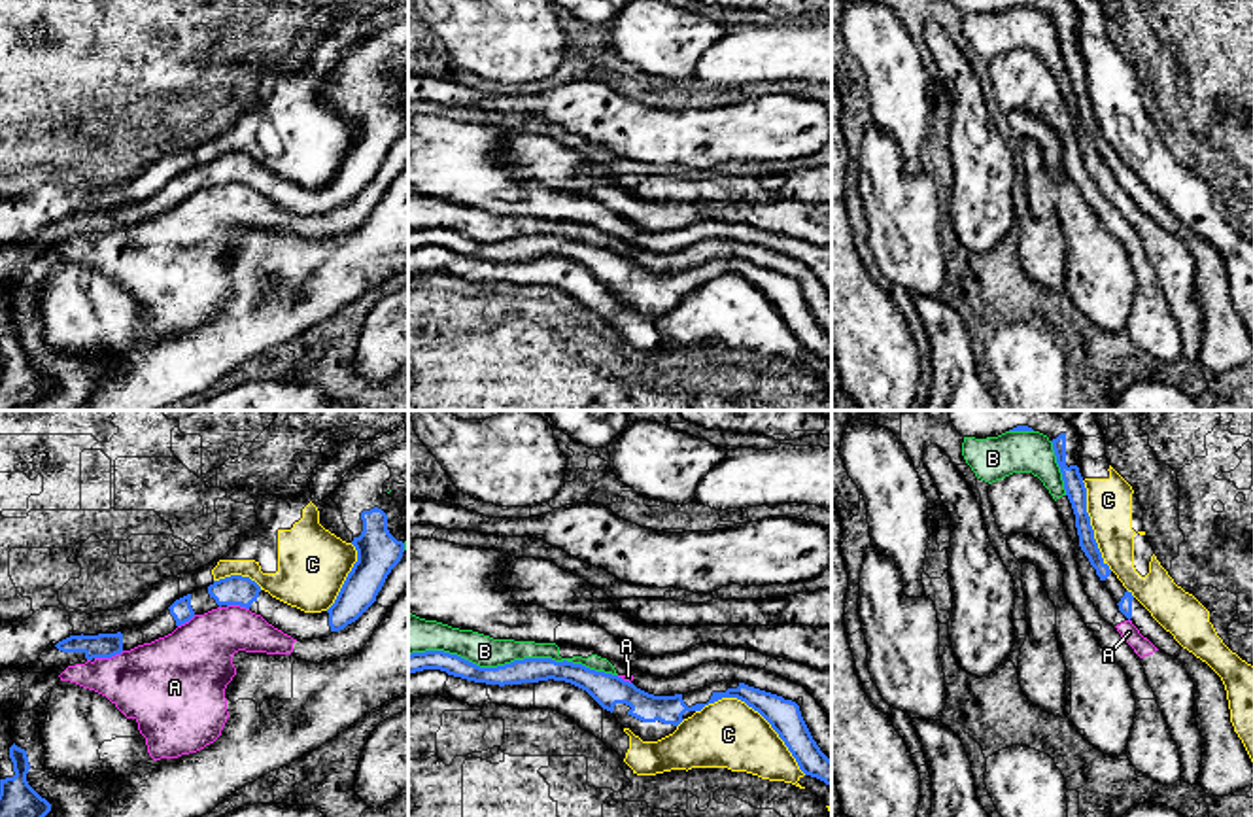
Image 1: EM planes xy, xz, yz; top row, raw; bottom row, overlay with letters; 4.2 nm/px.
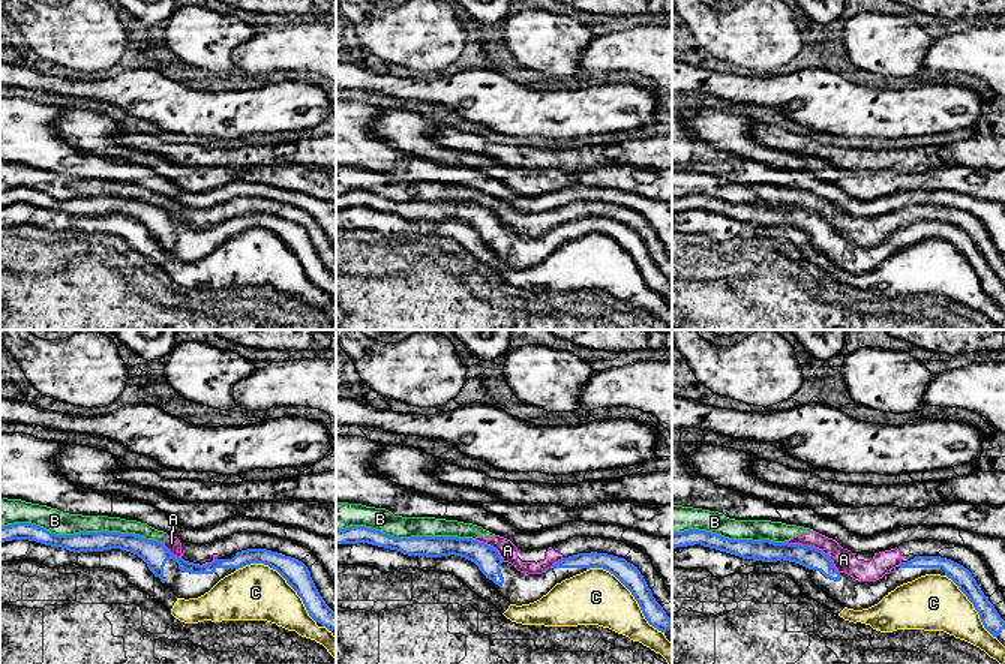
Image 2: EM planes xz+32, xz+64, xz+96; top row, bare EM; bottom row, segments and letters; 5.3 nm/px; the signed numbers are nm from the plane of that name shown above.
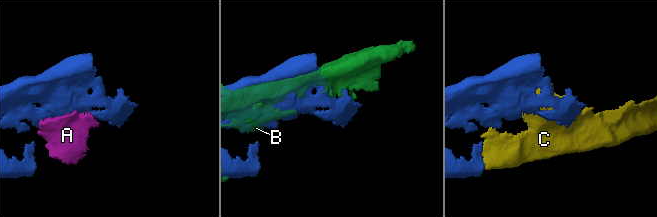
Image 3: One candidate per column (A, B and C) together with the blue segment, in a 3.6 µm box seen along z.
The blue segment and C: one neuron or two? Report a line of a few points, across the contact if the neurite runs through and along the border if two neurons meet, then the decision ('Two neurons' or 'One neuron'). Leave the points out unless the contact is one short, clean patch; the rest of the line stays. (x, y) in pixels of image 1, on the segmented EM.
Two neurons

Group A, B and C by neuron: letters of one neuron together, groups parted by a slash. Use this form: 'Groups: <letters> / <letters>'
Groups: A B / C

